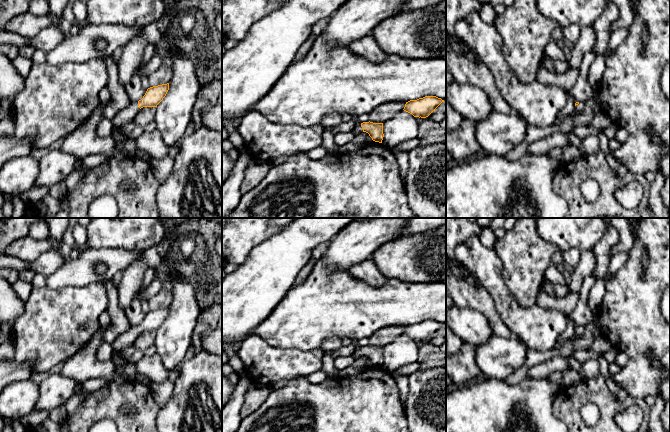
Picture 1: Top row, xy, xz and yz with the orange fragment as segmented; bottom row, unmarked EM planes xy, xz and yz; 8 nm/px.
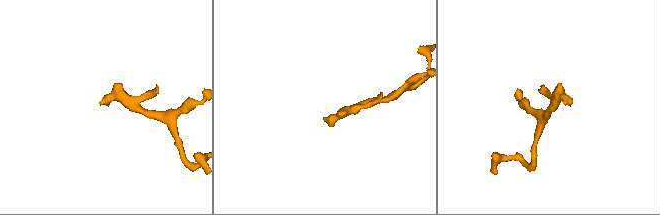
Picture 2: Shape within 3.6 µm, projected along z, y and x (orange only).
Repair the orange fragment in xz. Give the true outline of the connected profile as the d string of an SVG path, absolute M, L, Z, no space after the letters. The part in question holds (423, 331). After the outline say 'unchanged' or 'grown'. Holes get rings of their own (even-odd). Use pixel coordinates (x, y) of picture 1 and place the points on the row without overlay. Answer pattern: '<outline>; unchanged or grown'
M425 320L406 326L403 334L412 338L414 341L426 342L435 335L442 326L444 326L444 324L436 320Z; unchanged

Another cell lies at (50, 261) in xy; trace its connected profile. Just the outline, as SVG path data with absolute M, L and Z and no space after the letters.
M51 249L42 253L35 261L33 261L30 269L37 274L48 277L62 267L66 261L67 259Z

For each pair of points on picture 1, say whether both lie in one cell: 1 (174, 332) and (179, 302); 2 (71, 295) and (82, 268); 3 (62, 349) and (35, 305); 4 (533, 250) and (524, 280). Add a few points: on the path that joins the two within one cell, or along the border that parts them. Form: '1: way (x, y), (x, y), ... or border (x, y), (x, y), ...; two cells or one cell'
1: way (179, 325), (179, 309); one cell
2: border (97, 281), (82, 286), (50, 287); two cells
3: way (52, 338), (52, 322), (46, 316); one cell
4: way (531, 257), (524, 264), (524, 273); one cell

